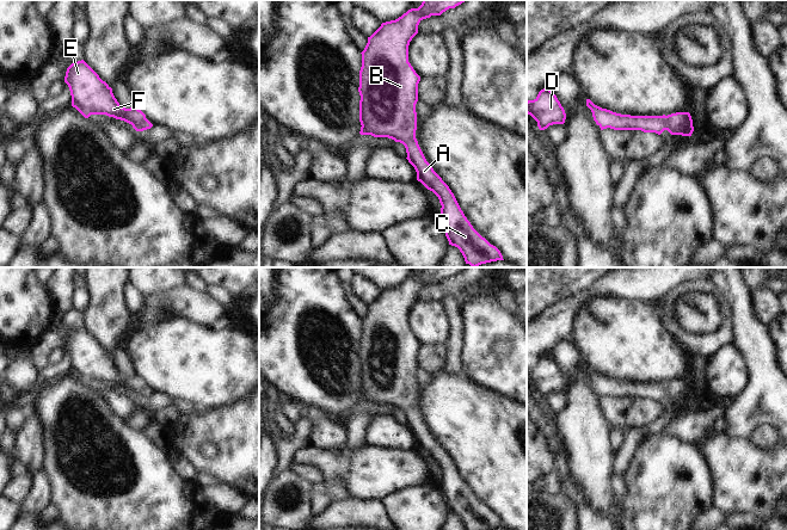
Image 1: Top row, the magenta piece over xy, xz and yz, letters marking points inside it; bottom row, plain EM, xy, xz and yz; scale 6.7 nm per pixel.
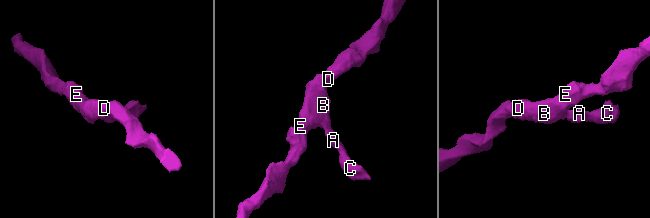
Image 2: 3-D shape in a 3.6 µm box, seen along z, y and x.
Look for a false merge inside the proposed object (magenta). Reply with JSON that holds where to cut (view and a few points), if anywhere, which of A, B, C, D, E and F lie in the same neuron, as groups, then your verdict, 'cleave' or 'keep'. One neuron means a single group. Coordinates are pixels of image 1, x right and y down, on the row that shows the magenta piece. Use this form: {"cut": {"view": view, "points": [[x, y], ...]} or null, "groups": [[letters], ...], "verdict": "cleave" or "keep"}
{"cut": null, "groups": [["A", "B", "C", "D", "E", "F"]], "verdict": "keep"}

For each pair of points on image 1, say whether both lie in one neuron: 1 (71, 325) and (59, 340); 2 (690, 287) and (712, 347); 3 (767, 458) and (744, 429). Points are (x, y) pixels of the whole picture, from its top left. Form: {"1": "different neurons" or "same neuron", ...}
{"1": "same neuron", "2": "same neuron", "3": "different neurons"}

